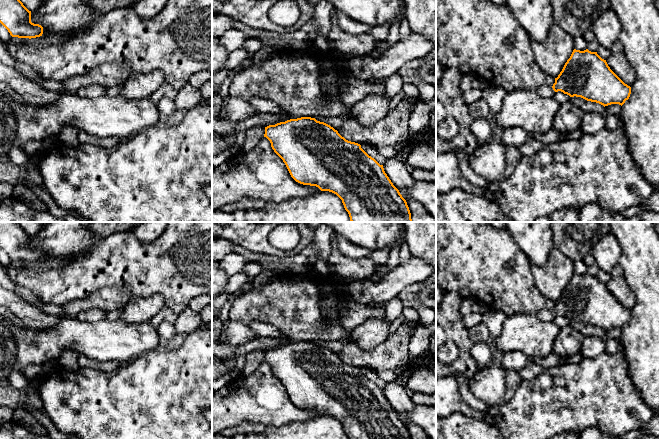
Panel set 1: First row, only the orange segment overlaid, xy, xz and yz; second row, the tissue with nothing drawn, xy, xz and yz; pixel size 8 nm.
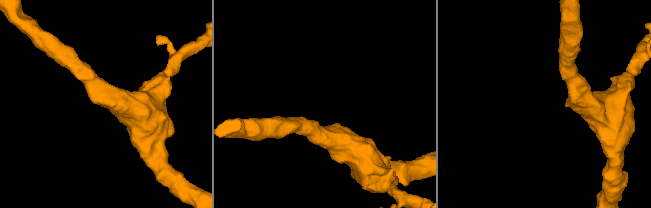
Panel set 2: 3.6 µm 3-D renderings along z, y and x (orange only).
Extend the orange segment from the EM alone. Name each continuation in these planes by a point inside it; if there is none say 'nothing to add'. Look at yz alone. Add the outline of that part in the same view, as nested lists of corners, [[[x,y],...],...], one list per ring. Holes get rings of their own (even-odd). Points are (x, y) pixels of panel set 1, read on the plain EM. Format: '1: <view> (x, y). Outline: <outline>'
1: yz (545, 315). Outline: [[[541,310],[536,314],[537,318],[543,321],[553,321],[556,317],[552,311]]]

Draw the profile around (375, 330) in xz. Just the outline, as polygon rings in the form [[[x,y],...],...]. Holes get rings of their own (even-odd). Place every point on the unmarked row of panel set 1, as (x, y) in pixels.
[[[383,313],[371,317],[361,325],[354,328],[349,335],[350,341],[359,346],[361,350],[371,350],[384,342],[389,335],[390,323]]]

